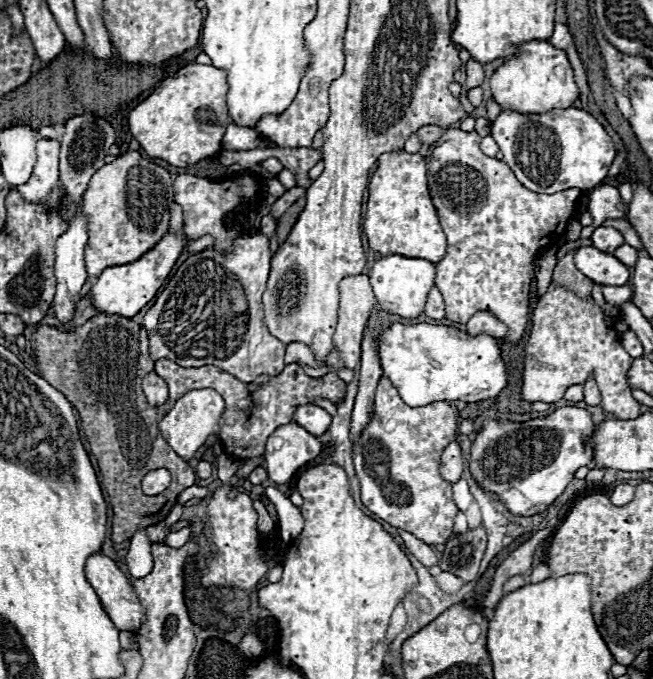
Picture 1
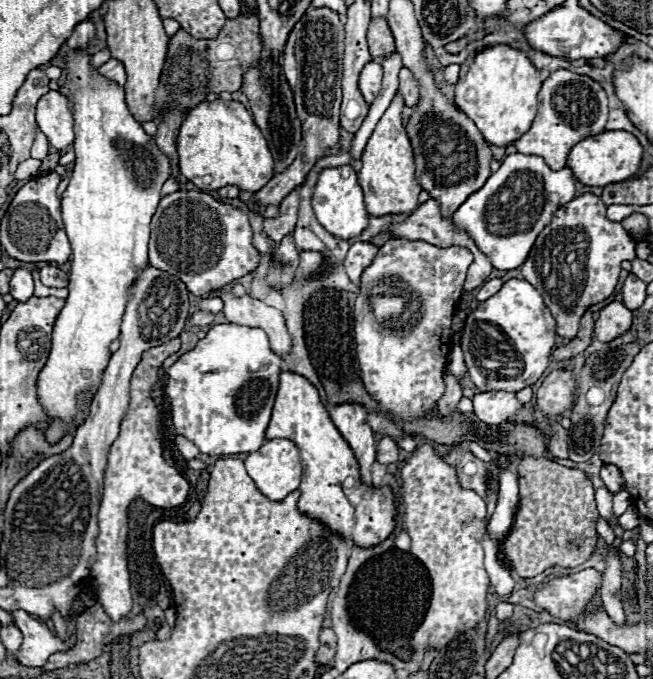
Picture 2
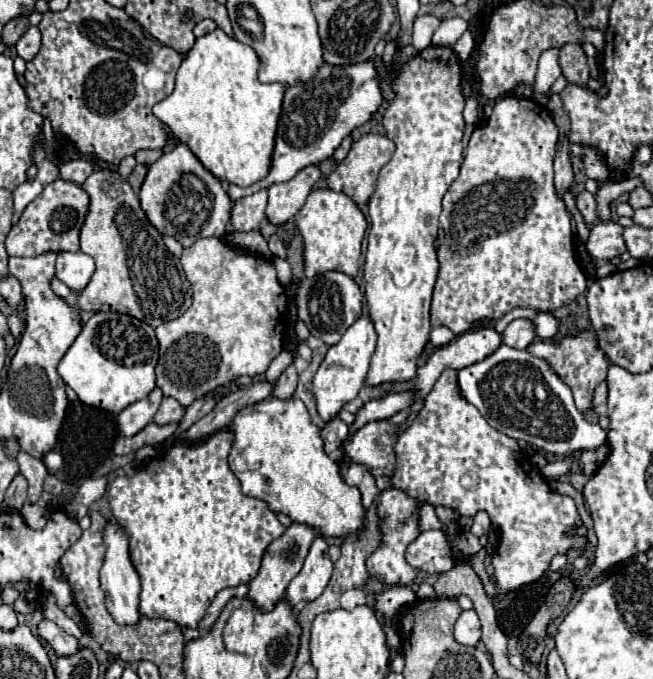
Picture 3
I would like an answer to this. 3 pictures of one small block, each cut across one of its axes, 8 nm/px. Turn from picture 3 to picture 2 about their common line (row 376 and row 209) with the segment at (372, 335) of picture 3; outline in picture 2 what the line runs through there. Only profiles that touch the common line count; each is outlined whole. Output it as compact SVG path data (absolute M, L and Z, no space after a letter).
M350 164L336 166L336 168L324 168L318 174L314 194L312 194L312 206L314 206L318 222L328 232L332 232L336 238L348 240L352 236L358 236L368 226L368 212L364 206L362 188L358 186L358 176Z

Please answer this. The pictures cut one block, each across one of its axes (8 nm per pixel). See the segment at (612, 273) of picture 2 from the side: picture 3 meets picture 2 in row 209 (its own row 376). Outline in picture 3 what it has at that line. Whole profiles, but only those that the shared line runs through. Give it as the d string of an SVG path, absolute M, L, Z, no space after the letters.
M580 332L576 336L566 336L558 346L554 342L534 340L526 350L530 354L538 356L538 358L546 358L550 362L550 366L554 366L554 372L572 388L574 402L582 412L592 408L592 392L594 392L596 384L606 380L608 360L602 354L602 350L598 348L598 344L596 344L596 340L594 340L594 336L590 332Z

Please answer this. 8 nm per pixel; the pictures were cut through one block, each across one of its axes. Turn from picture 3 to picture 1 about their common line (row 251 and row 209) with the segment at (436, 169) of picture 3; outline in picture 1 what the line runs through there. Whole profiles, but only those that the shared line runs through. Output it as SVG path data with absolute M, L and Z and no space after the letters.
M404 150L382 154L368 184L368 192L364 234L372 252L380 256L402 254L406 258L422 258L432 264L438 264L444 258L448 244L428 192L426 160L420 154L408 154Z

